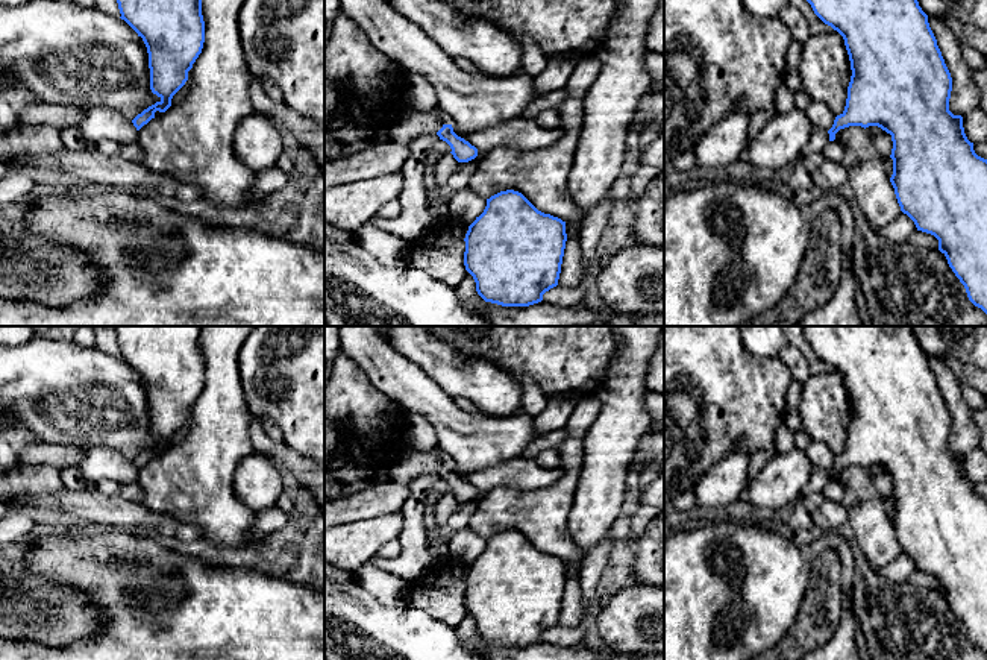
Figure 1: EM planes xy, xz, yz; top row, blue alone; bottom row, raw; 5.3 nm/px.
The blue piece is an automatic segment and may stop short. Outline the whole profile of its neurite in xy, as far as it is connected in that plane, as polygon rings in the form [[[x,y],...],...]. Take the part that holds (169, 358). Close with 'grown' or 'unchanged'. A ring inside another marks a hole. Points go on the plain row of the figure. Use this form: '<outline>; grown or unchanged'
[[[114,326],[121,360],[143,378],[149,393],[150,429],[161,440],[138,454],[132,463],[139,470],[155,452],[165,452],[173,435],[188,420],[188,411],[205,382],[202,326]]]; unchanged

